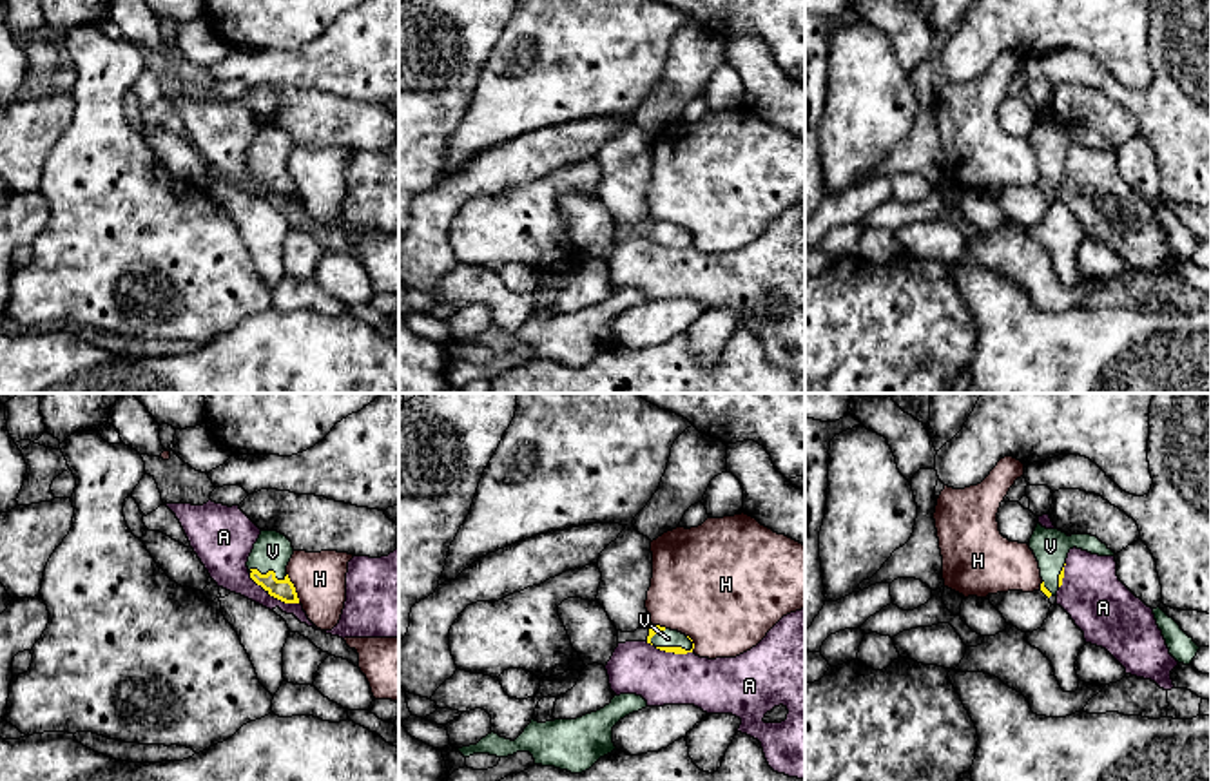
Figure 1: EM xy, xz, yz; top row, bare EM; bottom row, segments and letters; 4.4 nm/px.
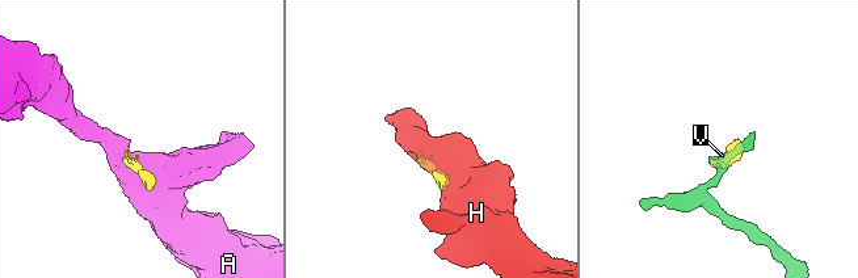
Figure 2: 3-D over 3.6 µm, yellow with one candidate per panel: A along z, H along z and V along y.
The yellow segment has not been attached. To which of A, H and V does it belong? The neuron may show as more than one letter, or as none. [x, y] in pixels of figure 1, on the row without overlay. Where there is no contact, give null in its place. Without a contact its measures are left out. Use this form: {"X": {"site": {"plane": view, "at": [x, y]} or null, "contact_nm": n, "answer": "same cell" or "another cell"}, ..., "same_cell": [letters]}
{"A": {"site": {"plane": "xy", "at": [272, 189]}, "contact_nm": 260, "answer": "another cell"}, "H": {"site": {"plane": "xy", "at": [294, 182]}, "contact_nm": 150, "answer": "another cell"}, "V": {"site": {"plane": "xy", "at": [269, 165]}, "contact_nm": 180, "answer": "same cell"}, "same_cell": ["V"]}

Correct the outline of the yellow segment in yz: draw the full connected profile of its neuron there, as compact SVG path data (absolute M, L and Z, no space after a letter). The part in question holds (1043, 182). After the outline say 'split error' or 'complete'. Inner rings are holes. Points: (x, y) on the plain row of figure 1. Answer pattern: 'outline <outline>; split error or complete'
outline M1037 118L1030 143L1033 145L1041 163L1041 185L1050 192L1055 190L1064 172L1068 147L1077 141L1099 150L1115 150L1115 147L1091 129L1071 129L1059 123L1046 123Z; split error

